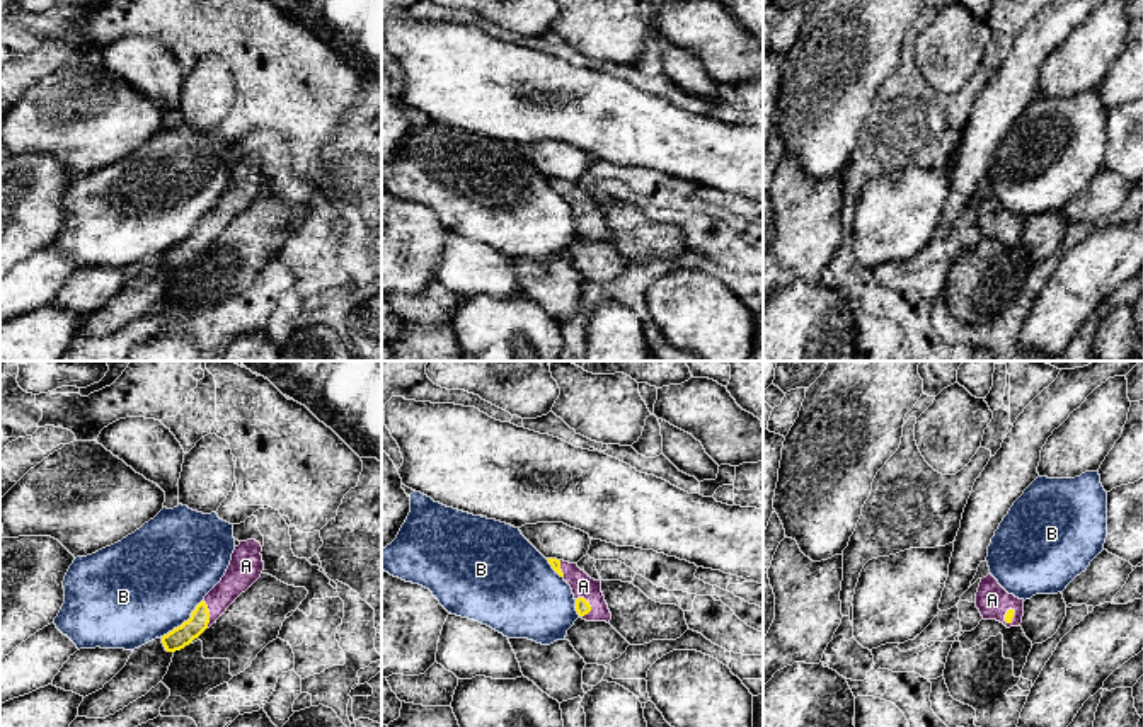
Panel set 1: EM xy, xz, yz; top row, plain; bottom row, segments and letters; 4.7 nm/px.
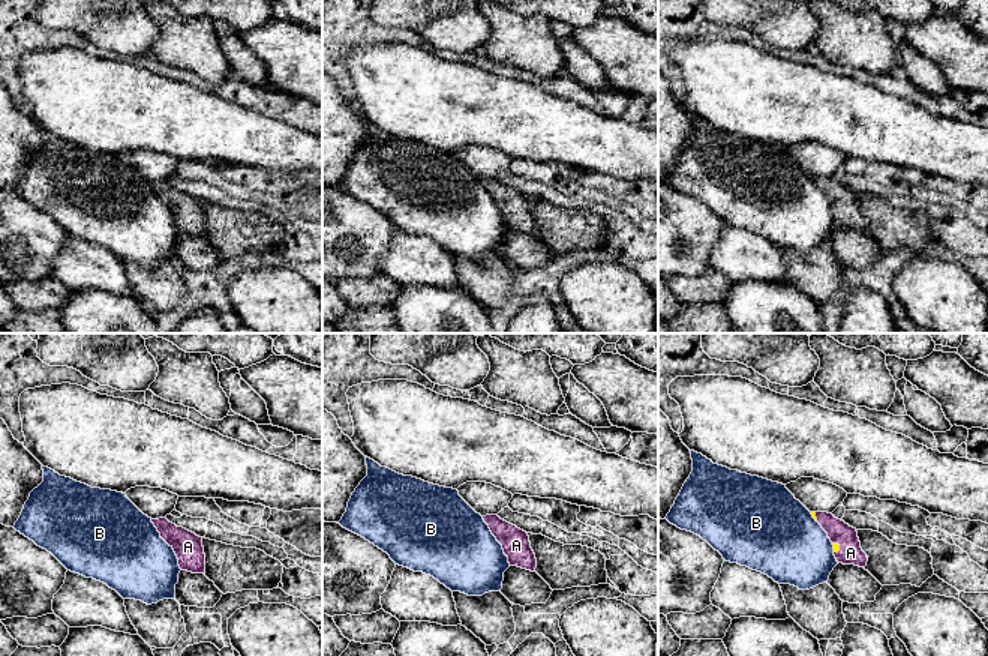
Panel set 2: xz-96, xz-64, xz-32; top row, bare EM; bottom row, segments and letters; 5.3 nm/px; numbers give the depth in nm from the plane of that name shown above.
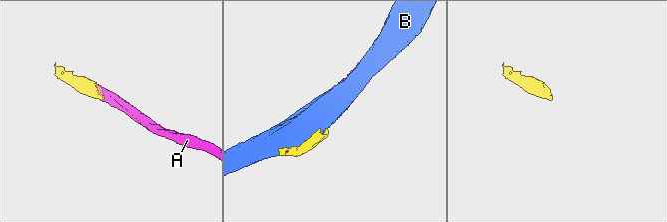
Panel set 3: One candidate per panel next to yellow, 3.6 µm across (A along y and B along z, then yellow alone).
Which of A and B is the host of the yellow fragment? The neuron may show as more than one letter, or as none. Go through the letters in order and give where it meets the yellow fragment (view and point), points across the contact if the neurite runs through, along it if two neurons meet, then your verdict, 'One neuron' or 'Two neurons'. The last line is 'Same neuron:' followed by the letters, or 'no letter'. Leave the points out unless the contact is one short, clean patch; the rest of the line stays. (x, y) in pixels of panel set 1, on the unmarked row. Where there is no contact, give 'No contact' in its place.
A: Touches yellow at xz (590, 225). Path across: xz (583, 225), (590, 225), (590, 217), (583, 205). One neuron
B: Touches yellow at xy (184, 240). Two neurons
Same neuron: A

